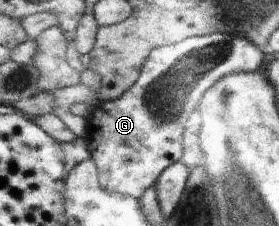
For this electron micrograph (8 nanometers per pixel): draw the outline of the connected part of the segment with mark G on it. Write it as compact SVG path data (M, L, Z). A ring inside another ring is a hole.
M211 32L195 38L187 38L175 46L155 47L147 56L139 78L115 100L100 101L90 108L84 140L90 157L98 170L98 181L109 192L130 196L139 200L143 193L156 184L161 172L181 156L183 122L193 112L201 95L221 76L230 72L255 72L263 62L263 52L243 40L243 36L231 36L227 32Z

